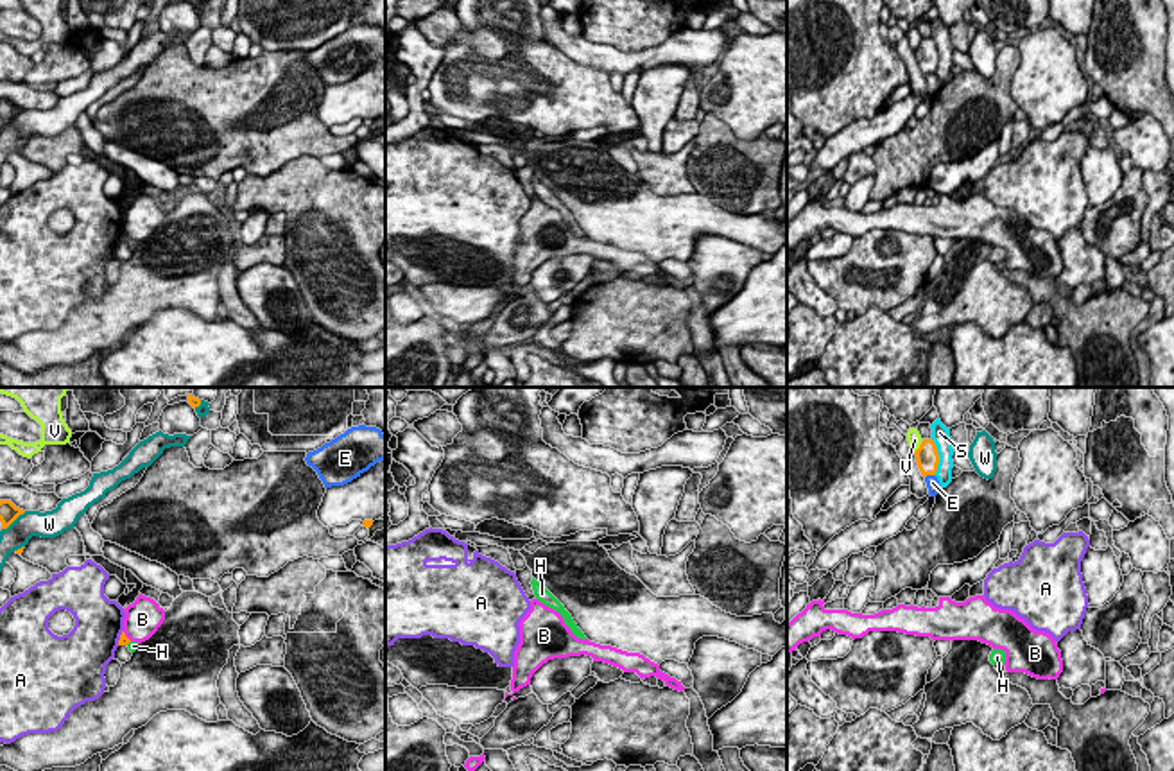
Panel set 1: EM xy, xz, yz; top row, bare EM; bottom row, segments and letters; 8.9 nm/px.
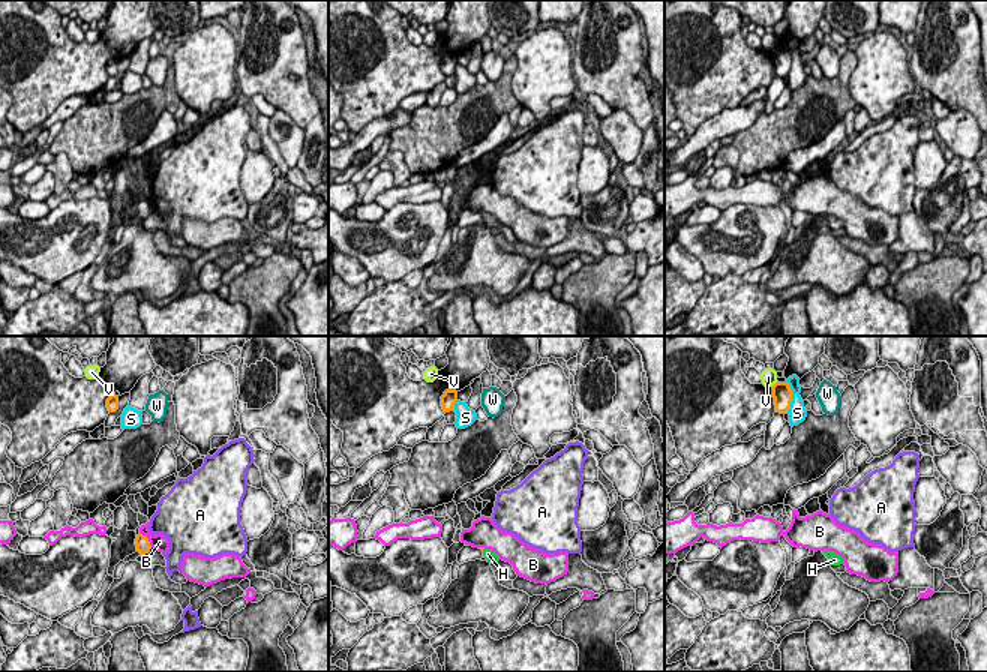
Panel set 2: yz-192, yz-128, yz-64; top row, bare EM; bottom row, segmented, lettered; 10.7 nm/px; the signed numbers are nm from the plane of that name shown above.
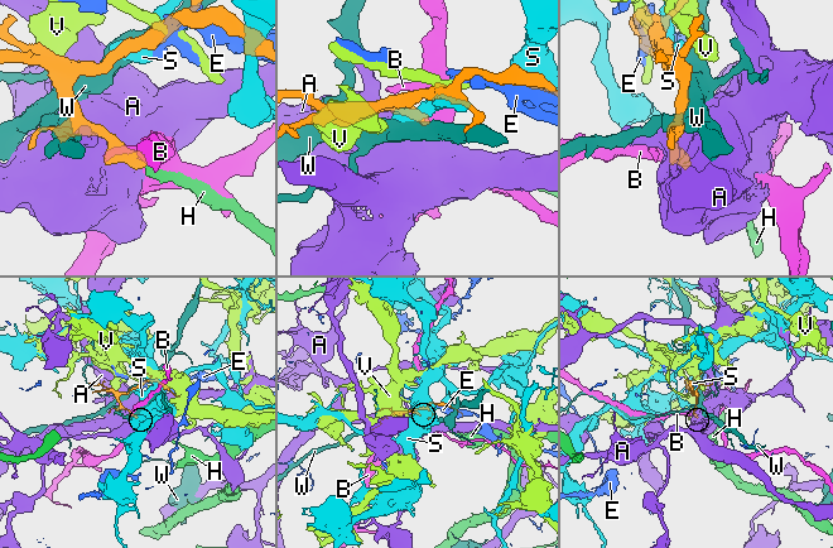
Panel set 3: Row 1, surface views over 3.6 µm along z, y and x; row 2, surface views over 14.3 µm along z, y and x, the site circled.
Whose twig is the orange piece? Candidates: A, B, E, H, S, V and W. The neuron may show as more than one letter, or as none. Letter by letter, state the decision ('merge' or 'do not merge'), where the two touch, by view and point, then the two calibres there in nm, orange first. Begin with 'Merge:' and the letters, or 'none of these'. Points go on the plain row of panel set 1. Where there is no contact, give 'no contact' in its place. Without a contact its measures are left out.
Merge: H
A: do not merge; contact xy (120, 235); calibres 90 and 440 nm
B: do not merge; contact xy (126, 235); calibres 90 and 320 nm
E: do not merge; contact yz (929, 72); calibres 220 and 120 nm
H: merge; contact xy (128, 241); calibres 90 and 90 nm
S: do not merge; contact yz (938, 54); calibres 220 and 160 nm
V: do not merge; contact yz (920, 45); calibres 220 and 130 nm
W: do not merge; contact xy (13, 119); calibres 160 and 240 nm

